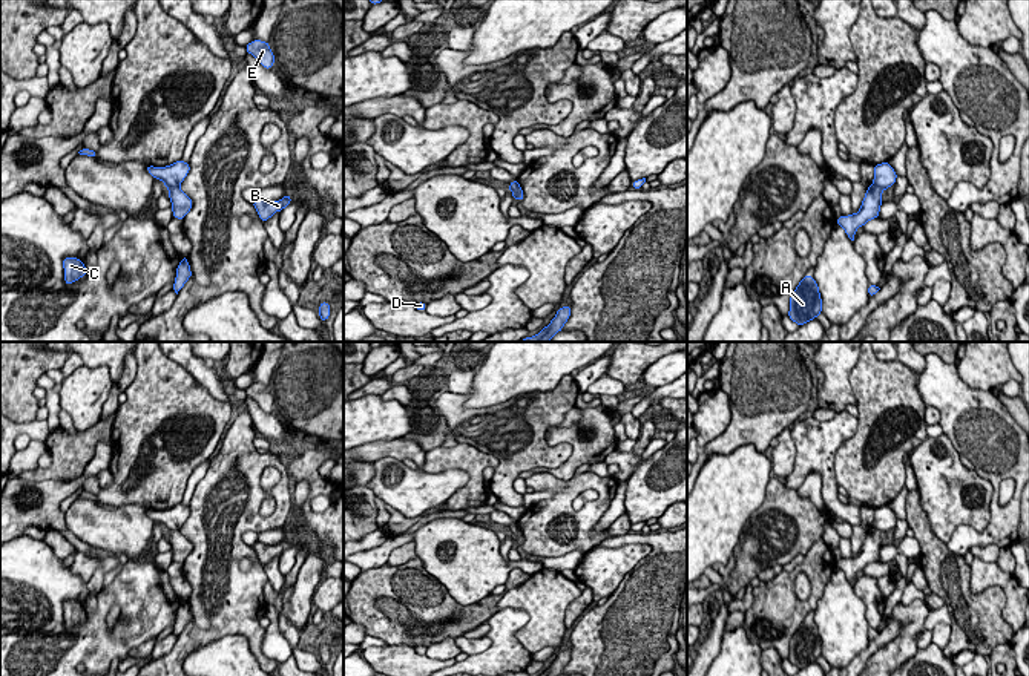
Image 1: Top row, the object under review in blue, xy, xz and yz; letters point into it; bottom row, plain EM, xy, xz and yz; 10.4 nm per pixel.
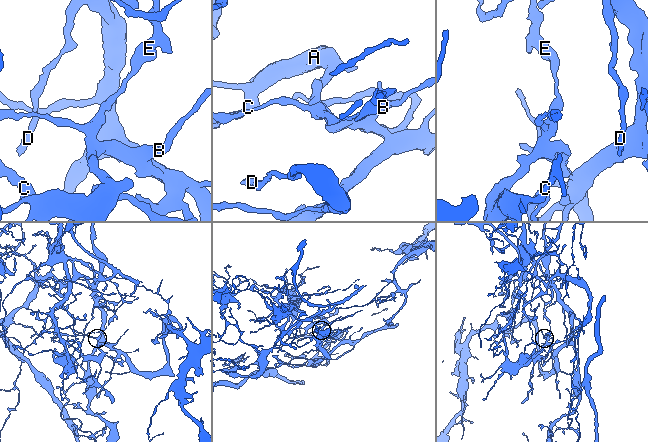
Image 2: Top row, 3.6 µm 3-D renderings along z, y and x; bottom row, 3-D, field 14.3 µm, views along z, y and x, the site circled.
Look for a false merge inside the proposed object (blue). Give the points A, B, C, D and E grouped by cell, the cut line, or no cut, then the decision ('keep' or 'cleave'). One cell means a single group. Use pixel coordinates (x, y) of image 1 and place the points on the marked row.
A B C D / E | xy (167, 186), (178, 187) | cleave

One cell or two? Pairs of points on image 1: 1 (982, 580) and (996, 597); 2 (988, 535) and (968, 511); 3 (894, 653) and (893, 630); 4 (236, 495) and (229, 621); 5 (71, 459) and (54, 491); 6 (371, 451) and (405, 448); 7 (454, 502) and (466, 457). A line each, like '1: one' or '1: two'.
1: two
2: two
3: two
4: one
5: two
6: one
7: one

